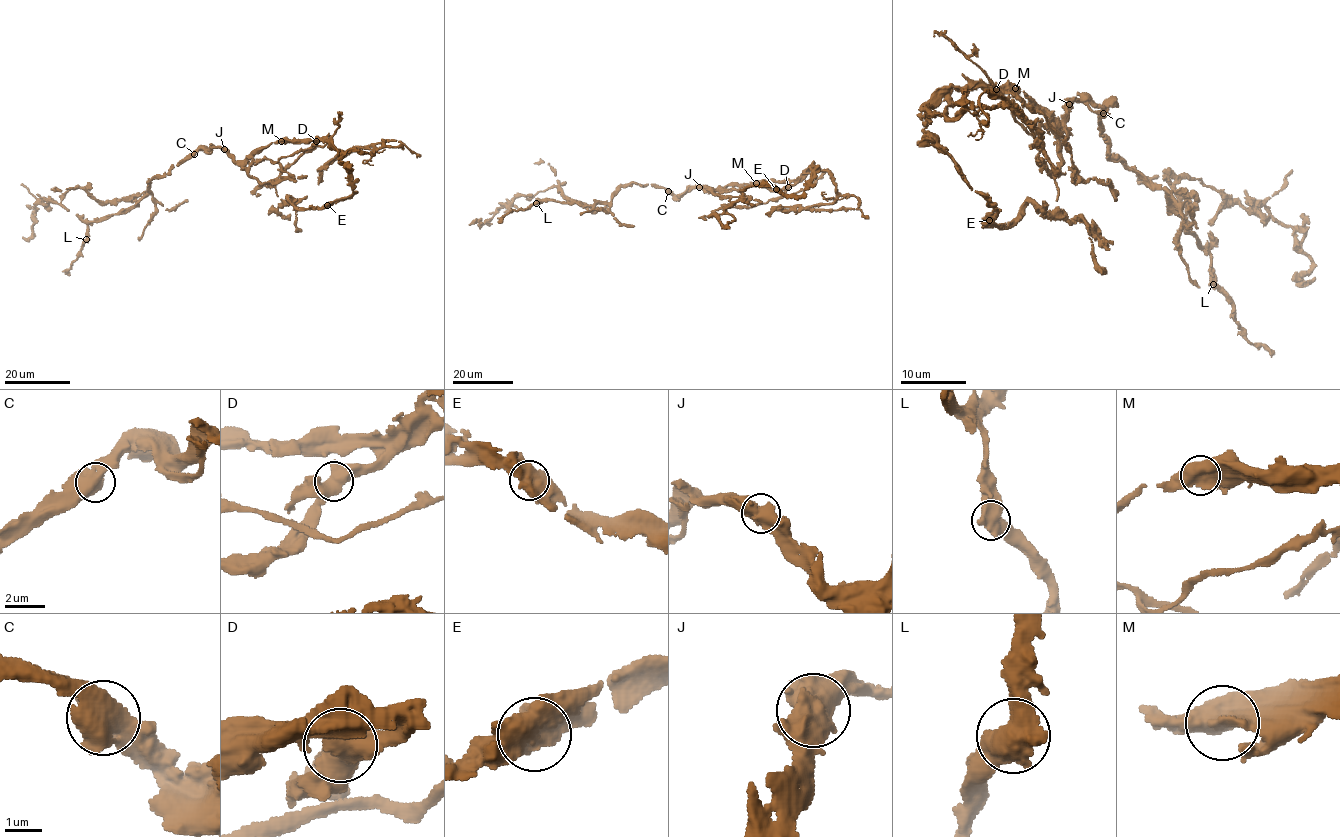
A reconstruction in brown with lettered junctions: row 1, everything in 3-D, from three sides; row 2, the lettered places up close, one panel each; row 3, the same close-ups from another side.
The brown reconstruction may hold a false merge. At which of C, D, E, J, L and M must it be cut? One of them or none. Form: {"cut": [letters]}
{"cut": []}

